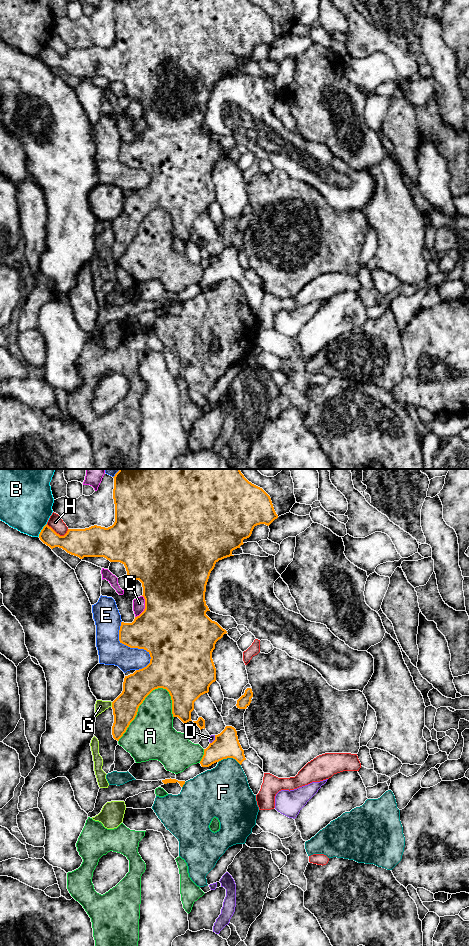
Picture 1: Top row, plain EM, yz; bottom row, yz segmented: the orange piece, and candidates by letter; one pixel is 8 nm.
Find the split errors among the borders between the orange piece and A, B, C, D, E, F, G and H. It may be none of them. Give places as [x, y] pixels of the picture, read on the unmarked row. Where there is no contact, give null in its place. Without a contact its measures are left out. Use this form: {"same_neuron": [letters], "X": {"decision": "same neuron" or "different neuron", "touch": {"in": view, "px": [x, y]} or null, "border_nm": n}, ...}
{"same_neuron": [], "A": {"decision": "different neuron", "touch": {"in": "yz", "px": [137, 230]}, "border_nm": 550}, "B": {"decision": "different neuron", "touch": {"in": "yz", "px": [41, 50]}, "border_nm": 130}, "C": {"decision": "different neuron", "touch": {"in": "yz", "px": [145, 127]}, "border_nm": 190}, "D": {"decision": "different neuron", "touch": {"in": "yz", "px": [215, 259]}, "border_nm": 80}, "E": {"decision": "different neuron", "touch": {"in": "yz", "px": [133, 167]}, "border_nm": 420}, "F": {"decision": "different neuron", "touch": {"in": "yz", "px": [229, 277]}, "border_nm": 190}, "G": {"decision": "different neuron", "touch": {"in": "yz", "px": [112, 224]}, "border_nm": 40}, "H": {"decision": "different neuron", "touch": {"in": "yz", "px": [56, 53]}, "border_nm": 190}}

